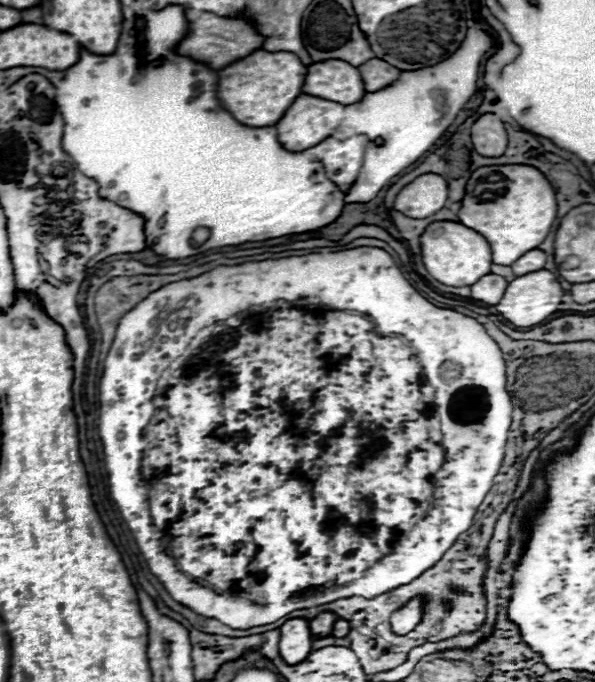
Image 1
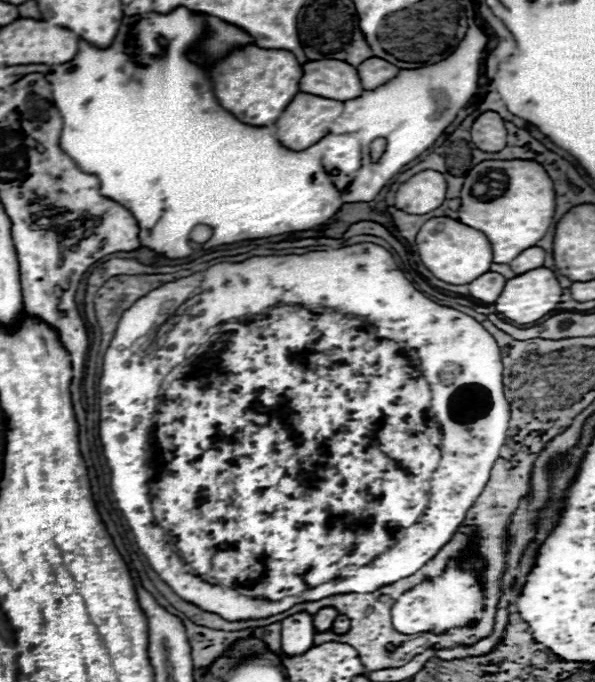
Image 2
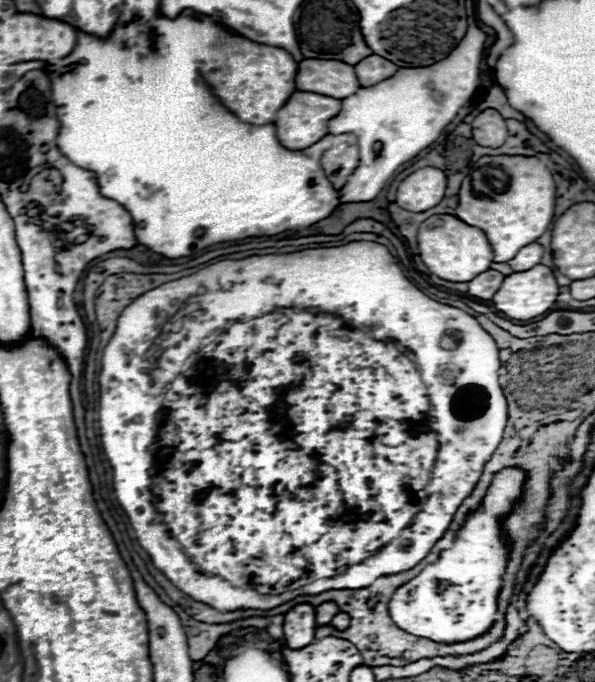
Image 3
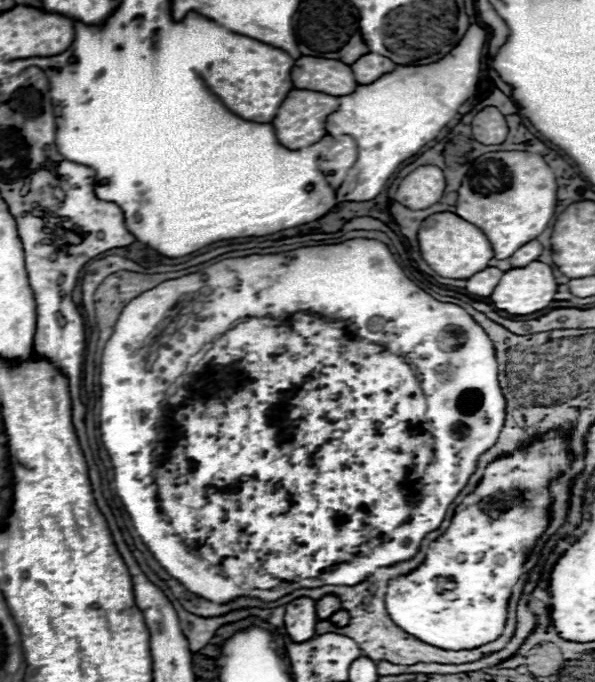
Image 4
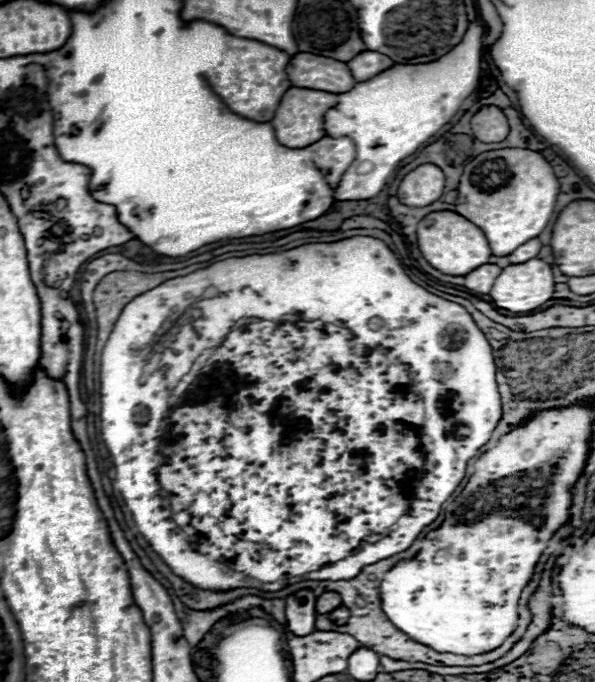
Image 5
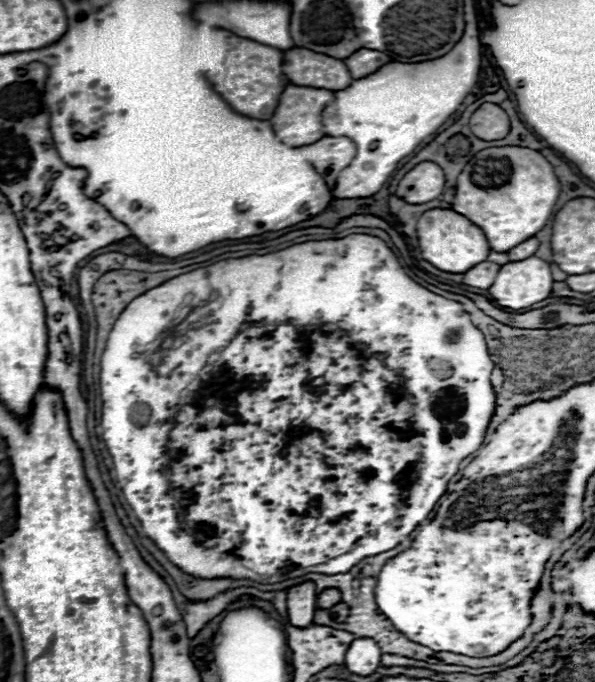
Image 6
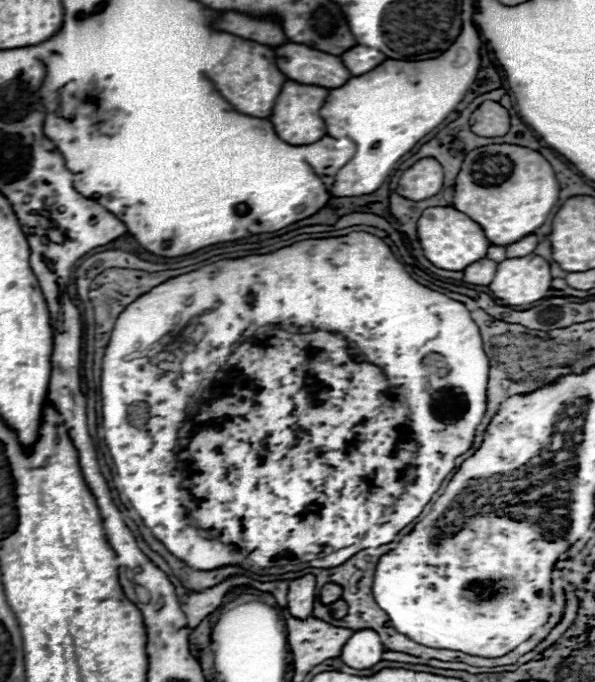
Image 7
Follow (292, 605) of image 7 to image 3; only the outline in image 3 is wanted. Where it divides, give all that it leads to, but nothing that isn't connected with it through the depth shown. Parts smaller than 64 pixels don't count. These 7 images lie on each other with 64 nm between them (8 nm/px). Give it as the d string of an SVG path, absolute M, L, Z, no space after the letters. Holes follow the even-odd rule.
M296 604L284 614L284 638L290 648L304 648L314 640L316 610L310 604Z

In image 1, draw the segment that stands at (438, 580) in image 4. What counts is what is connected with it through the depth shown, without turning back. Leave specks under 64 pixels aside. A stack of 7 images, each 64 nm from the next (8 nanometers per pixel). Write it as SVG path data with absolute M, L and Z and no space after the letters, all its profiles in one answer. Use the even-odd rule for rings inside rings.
M414 596L412 600L408 600L408 604L398 608L392 614L392 620L390 620L392 632L398 634L398 636L404 636L404 634L412 632L422 620L422 604L424 604L422 596Z

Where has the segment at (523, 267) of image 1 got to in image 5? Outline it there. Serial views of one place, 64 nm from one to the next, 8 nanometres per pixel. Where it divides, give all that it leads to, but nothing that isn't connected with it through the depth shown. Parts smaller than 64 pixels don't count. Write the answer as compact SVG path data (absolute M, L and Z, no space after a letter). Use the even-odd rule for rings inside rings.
M538 238L536 240L528 240L528 244L522 244L520 248L516 248L516 252L510 252L508 260L510 260L510 264L522 264L522 262L526 262L530 258L536 258L540 248L542 248L542 244L540 244Z

